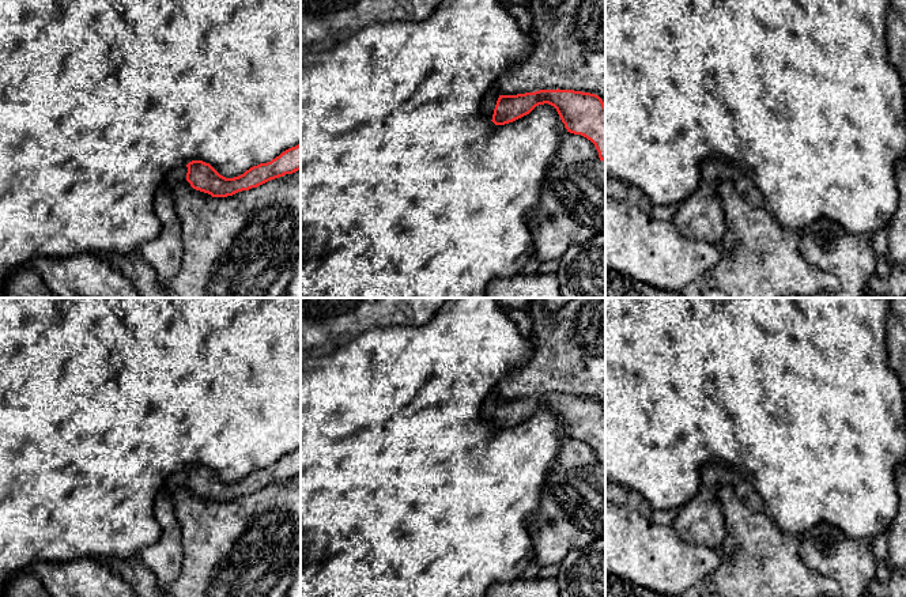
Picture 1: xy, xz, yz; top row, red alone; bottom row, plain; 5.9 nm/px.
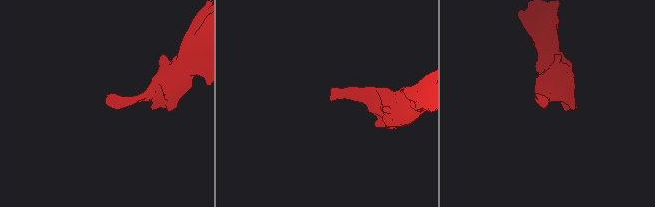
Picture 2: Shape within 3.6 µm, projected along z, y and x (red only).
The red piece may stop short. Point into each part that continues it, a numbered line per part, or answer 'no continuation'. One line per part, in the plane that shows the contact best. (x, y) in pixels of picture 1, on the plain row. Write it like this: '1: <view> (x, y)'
1: xz (489, 407)

